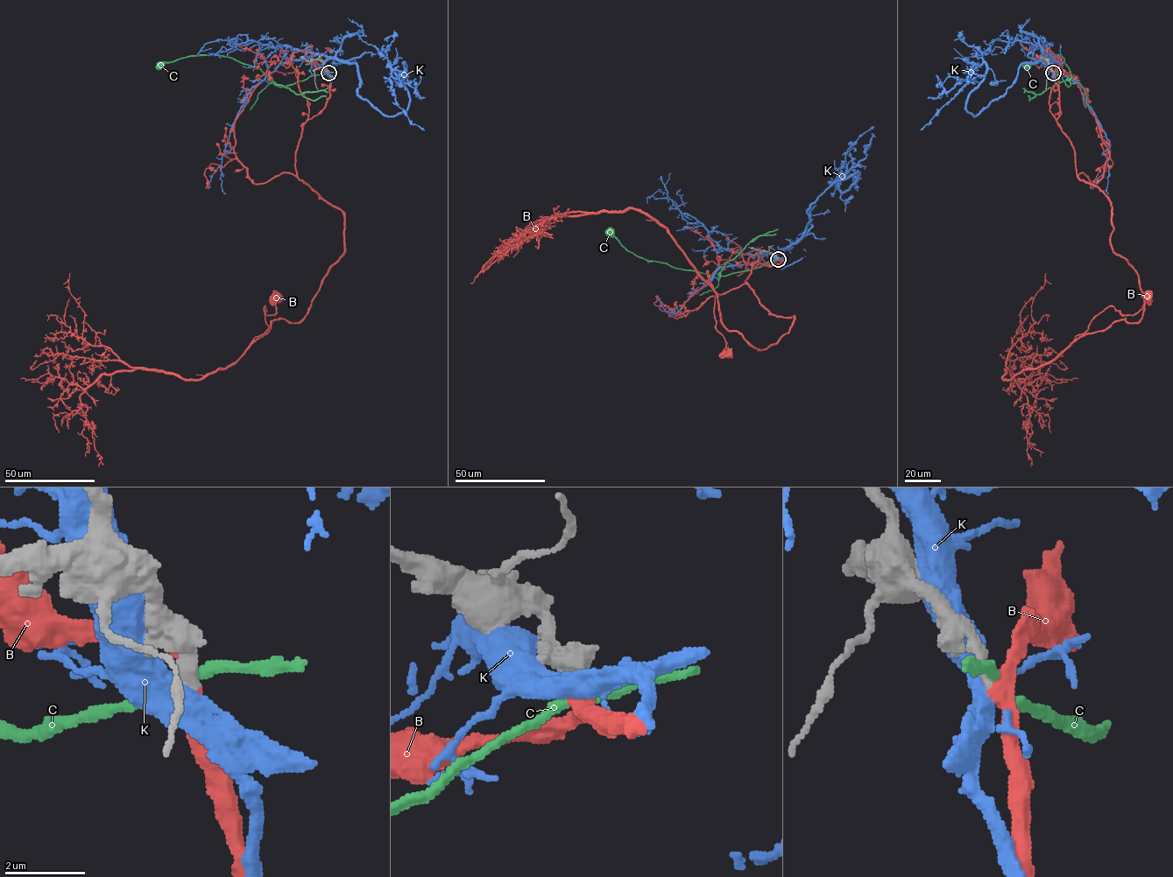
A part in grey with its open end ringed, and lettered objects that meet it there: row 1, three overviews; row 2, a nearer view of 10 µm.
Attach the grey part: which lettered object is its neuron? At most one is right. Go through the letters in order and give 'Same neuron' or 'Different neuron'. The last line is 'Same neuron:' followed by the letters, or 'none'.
B: Same neuron
C: Different neuron
K: Different neuron
Same neuron: B

